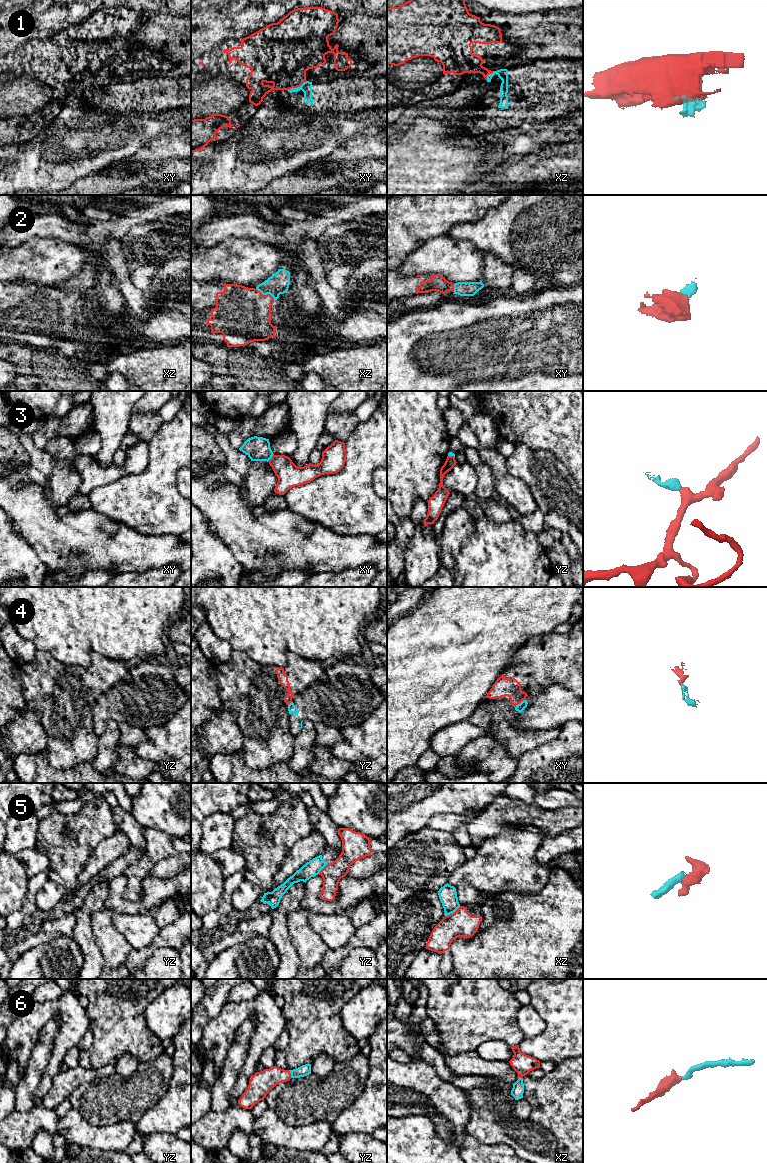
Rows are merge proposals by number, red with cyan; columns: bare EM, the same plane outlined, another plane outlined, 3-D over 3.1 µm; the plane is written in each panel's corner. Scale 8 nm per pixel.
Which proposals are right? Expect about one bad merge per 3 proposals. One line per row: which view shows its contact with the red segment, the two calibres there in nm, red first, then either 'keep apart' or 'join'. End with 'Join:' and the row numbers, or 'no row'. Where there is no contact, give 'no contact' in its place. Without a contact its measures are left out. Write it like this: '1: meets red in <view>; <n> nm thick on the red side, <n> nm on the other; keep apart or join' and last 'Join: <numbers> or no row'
1: meets red in xy; 420 nm thick on the red side, 90 nm on the other; keep apart
2: meets red in xz; 440 nm thick on the red side, 170 nm on the other; join
3: meets red in xy; 200 nm thick on the red side, 190 nm on the other; keep apart
4: meets red in xy; 150 nm thick on the red side, 70 nm on the other; keep apart
5: meets red in xz; 200 nm thick on the red side, 140 nm on the other; keep apart
6: meets red in yz; 180 nm thick on the red side, 90 nm on the other; join
Join: 2, 6

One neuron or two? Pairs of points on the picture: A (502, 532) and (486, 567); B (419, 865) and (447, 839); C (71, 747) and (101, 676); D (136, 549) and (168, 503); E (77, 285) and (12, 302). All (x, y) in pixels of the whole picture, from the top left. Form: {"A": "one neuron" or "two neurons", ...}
{"A": "one neuron", "B": "one neuron", "C": "one neuron", "D": "two neurons", "E": "one neuron"}

